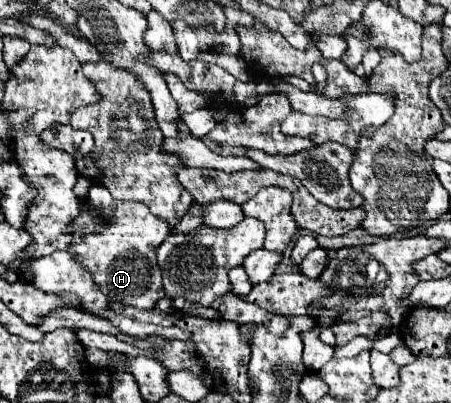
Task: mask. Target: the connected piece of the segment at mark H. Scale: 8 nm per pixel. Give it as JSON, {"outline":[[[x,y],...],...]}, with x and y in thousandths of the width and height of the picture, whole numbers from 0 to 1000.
{"outline":[[[202,459],[197,499],[211,509],[215,533],[228,543],[228,573],[188,578],[166,573],[153,623],[166,628],[188,663],[206,677],[220,717],[259,752],[290,757],[299,767],[339,767],[344,752],[366,732],[357,707],[357,672],[344,653],[348,613],[370,593],[379,563],[361,543],[335,533],[330,514],[308,499],[259,499],[228,459]]]}

